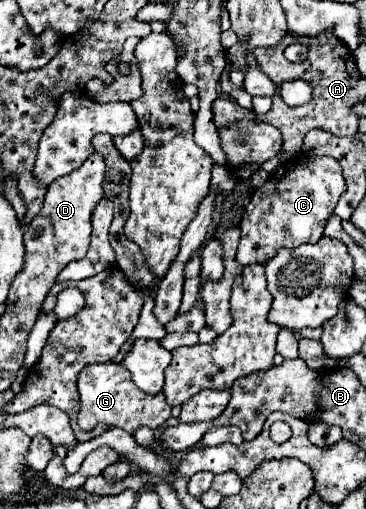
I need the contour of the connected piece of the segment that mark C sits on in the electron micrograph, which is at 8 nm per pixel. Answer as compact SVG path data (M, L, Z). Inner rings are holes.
M298 156L288 164L281 164L270 174L268 182L254 192L252 202L244 208L236 260L242 266L266 264L280 248L294 250L300 244L316 244L344 192L346 184L342 168L330 156Z

